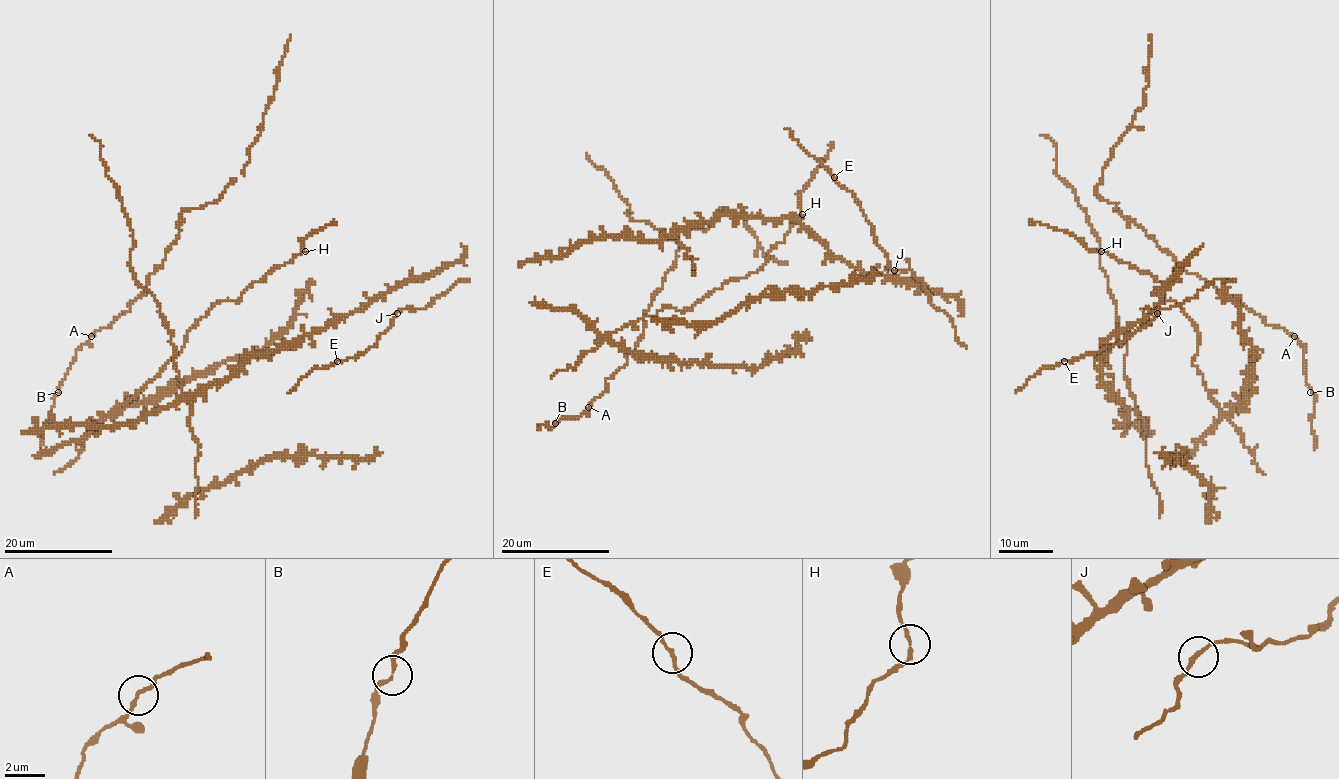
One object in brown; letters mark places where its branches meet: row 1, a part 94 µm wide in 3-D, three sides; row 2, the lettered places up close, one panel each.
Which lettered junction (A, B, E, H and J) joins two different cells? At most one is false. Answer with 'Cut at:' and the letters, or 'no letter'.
Cut at: no letter

